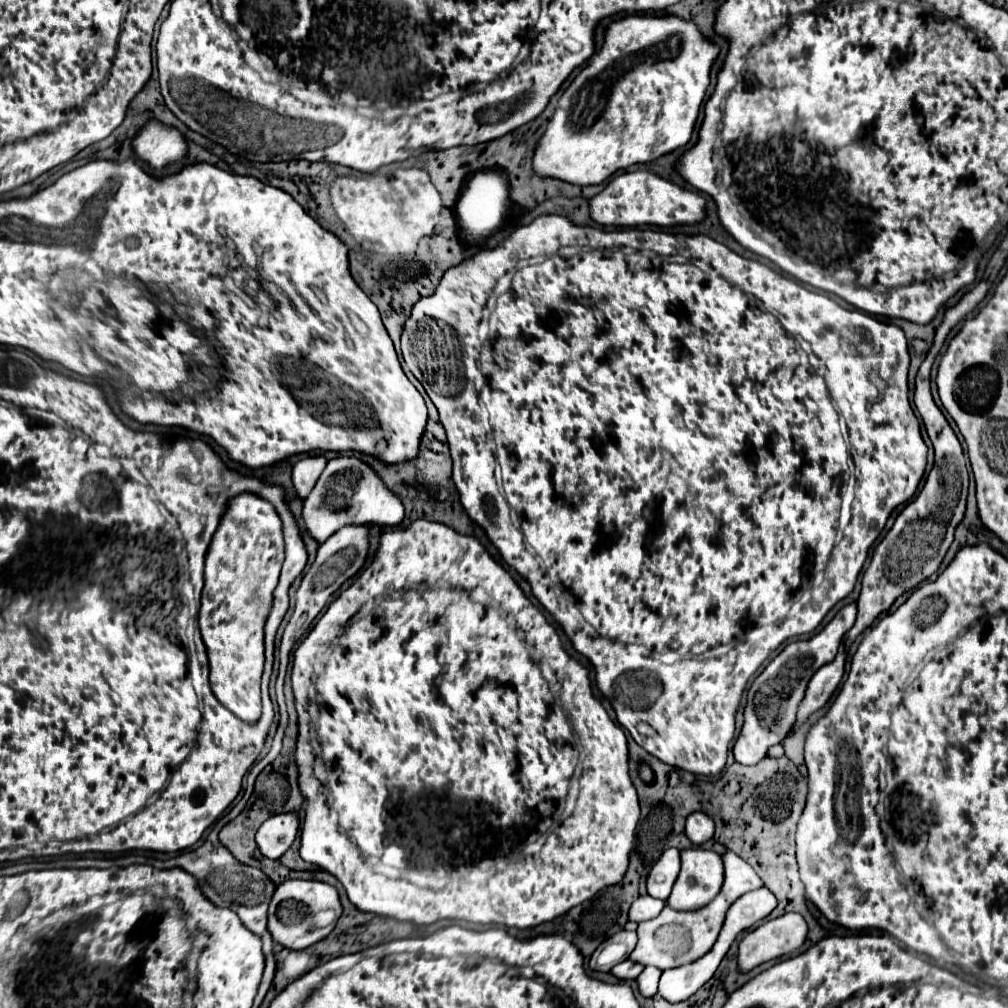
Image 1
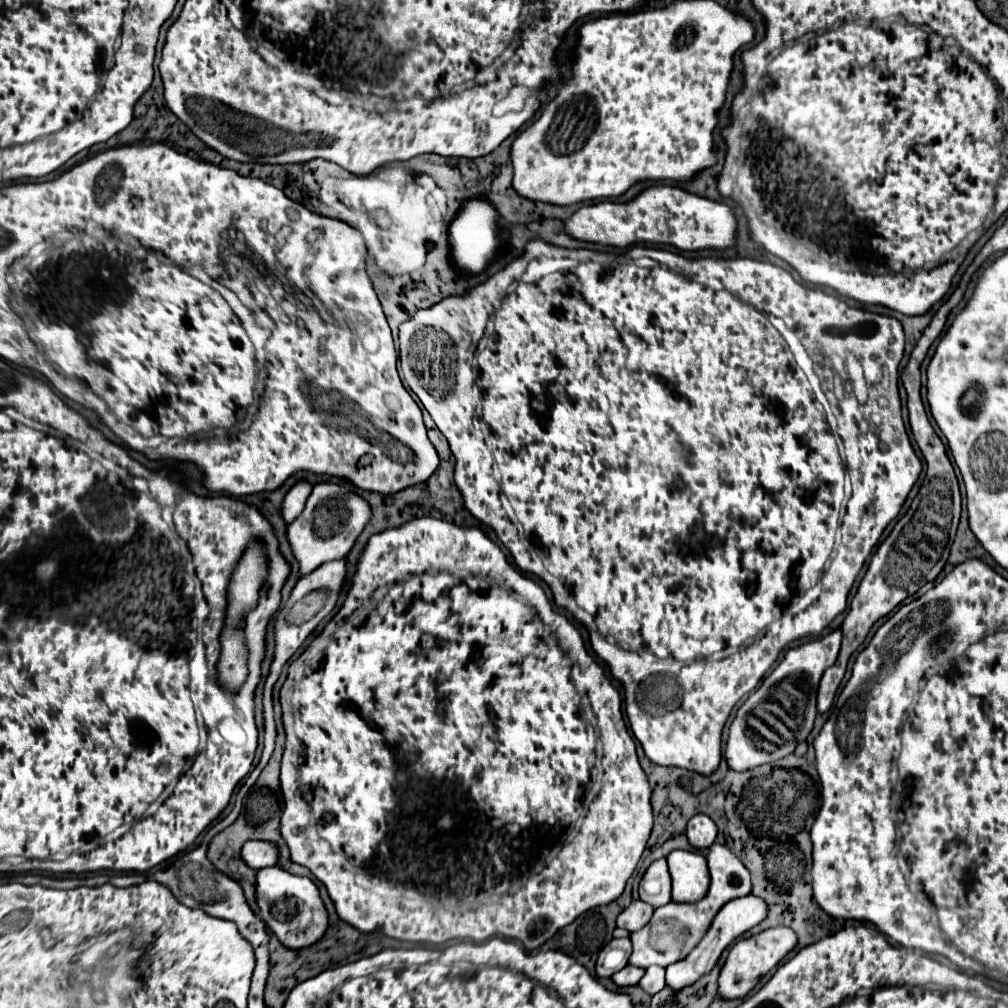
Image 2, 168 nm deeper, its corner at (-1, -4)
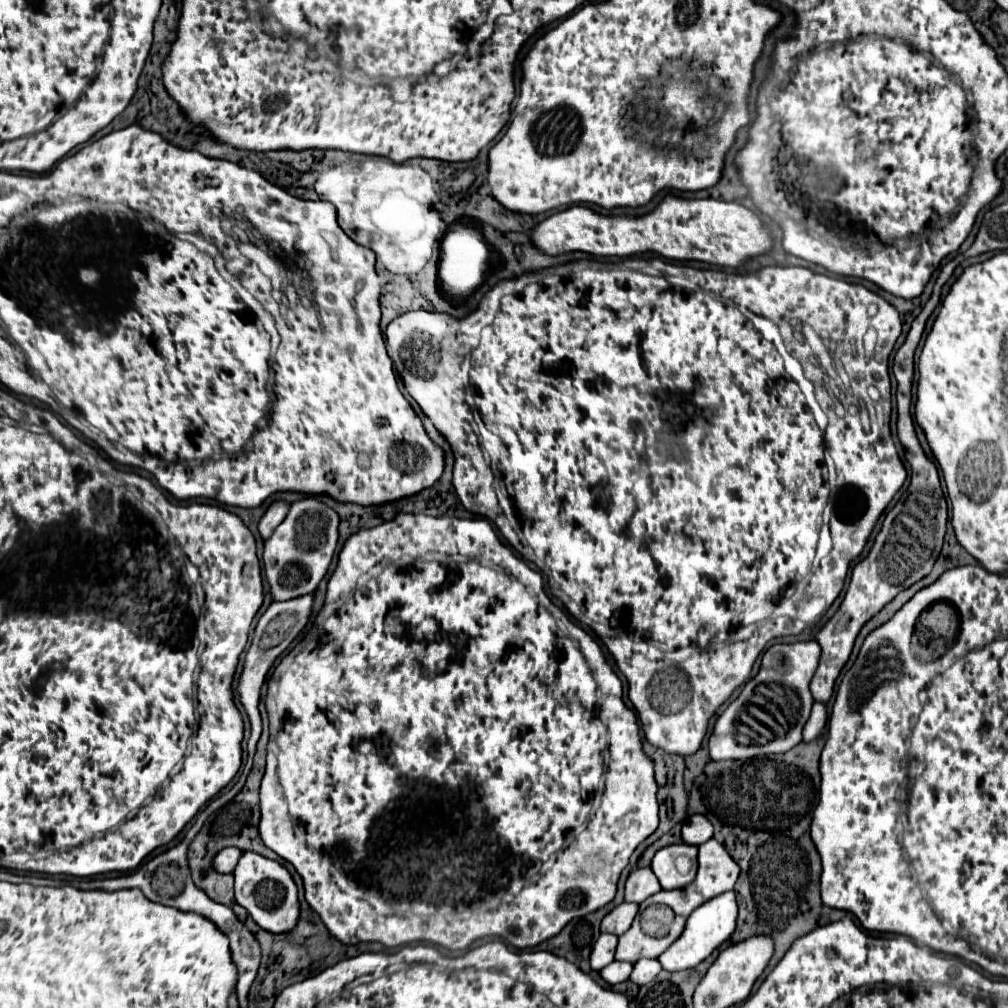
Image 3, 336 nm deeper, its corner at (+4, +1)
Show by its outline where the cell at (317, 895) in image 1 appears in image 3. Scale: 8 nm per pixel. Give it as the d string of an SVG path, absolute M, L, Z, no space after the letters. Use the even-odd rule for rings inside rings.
M246 851L234 869L234 879L236 903L240 903L262 929L278 935L288 933L298 925L300 919L298 885L294 883L290 871L282 863Z

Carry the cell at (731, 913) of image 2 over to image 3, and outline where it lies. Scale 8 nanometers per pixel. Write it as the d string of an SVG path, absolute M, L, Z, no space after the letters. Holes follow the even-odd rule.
M734 891L722 893L722 895L706 901L706 905L700 905L688 917L682 937L678 937L678 941L674 941L674 945L670 945L670 949L666 949L666 953L662 953L658 957L662 969L668 973L676 973L676 971L686 971L686 969L698 967L718 945L722 945L724 941L730 939L730 935L736 929L736 921L738 921L738 903L736 903Z

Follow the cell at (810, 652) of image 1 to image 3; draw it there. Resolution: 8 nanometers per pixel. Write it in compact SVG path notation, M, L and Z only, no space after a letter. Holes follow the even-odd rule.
M814 639L792 645L772 645L762 657L762 667L758 675L744 685L742 693L718 717L708 743L712 761L786 753L788 749L798 745L802 741L802 727L808 721L810 709L814 705L808 685L818 667L820 655L822 647ZM756 709L768 711L774 721L758 719Z

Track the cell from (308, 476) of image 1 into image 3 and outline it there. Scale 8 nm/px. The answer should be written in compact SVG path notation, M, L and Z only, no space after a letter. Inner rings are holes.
M276 501L274 505L268 507L268 511L264 513L264 517L258 525L262 539L268 539L274 533L274 529L284 521L288 511L290 511L290 503L286 503L286 501Z

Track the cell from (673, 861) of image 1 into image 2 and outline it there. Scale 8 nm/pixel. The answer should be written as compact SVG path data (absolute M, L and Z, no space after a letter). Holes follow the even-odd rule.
M665 858L655 860L641 878L639 898L651 906L663 906L671 902L671 876Z

